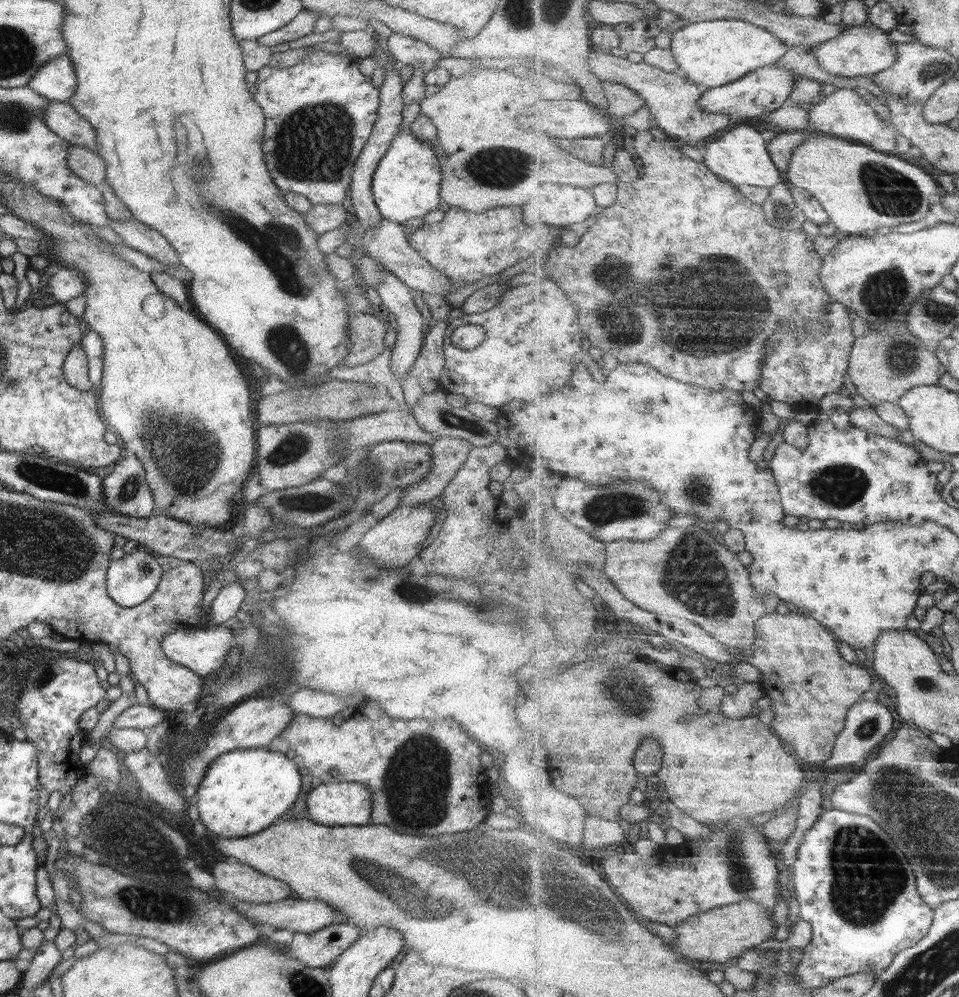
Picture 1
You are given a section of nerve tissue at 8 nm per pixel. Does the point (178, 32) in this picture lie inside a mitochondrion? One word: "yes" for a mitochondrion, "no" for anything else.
no

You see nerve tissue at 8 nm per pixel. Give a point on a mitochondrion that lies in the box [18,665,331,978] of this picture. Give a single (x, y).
(148, 904)

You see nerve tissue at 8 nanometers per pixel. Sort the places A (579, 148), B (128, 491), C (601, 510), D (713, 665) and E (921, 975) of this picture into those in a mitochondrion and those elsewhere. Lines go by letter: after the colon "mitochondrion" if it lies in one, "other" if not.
A: other
B: mitochondrion
C: mitochondrion
D: other
E: mitochondrion

